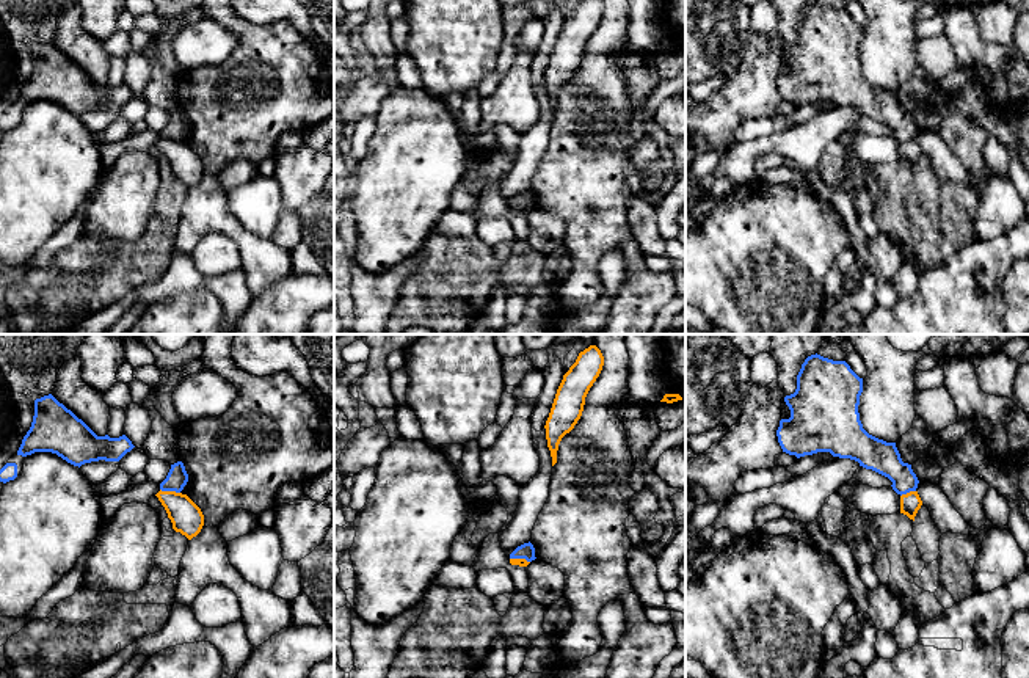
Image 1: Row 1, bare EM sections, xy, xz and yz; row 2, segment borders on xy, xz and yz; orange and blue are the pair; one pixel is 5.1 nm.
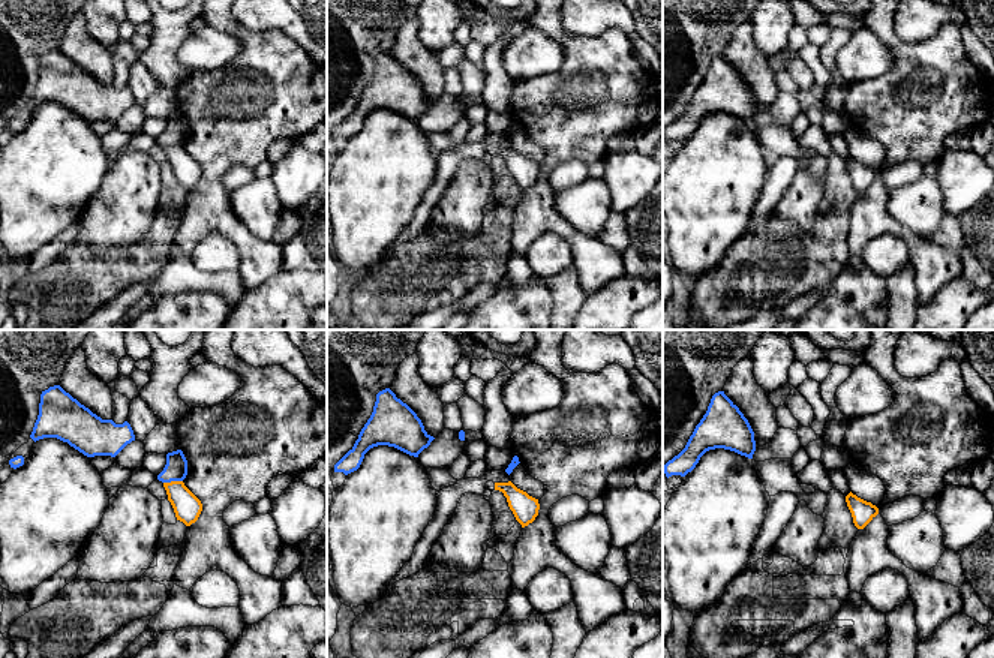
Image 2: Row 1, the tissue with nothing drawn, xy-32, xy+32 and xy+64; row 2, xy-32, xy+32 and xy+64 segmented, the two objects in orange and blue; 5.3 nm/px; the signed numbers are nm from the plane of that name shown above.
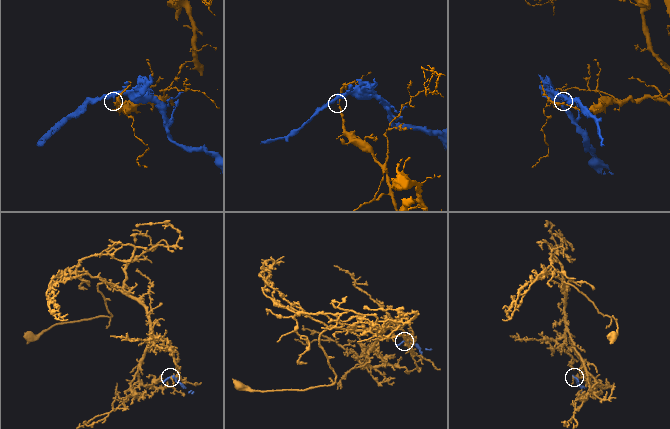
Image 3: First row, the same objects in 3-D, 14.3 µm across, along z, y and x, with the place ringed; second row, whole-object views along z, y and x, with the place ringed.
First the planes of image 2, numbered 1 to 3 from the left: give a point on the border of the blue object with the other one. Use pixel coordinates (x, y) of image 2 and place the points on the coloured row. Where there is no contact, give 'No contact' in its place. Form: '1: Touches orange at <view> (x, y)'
1: Touches orange at xy-32 (173, 481)
2: No contact
3: No contact

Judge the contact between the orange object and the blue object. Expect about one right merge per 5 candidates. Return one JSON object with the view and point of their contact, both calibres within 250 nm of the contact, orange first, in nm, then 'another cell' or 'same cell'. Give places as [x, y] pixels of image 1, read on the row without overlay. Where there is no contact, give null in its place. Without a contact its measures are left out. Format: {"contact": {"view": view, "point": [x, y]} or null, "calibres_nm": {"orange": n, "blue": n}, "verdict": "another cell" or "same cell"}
{"contact": {"view": "xy", "point": [170, 140]}, "calibres_nm": {"orange": 160, "blue": 110}, "verdict": "another cell"}

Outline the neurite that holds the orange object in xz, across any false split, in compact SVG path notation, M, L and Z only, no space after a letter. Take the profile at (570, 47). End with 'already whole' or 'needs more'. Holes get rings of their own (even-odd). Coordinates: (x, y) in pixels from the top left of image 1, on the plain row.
M580 0L576 11L563 24L544 74L552 115L557 111L558 93L580 67L585 46L599 25L602 14L604 5L601 0Z; already whole

